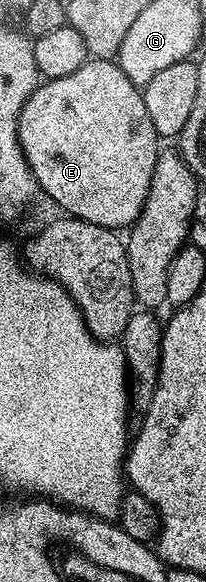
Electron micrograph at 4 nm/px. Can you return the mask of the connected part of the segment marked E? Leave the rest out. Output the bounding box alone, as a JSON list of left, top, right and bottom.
[18,58,160,230]

